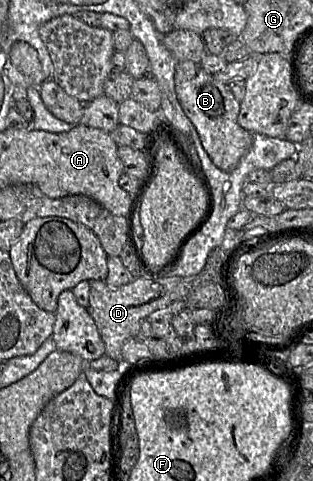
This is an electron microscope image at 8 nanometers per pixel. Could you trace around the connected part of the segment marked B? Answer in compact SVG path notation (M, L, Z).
M177 60L174 81L177 99L184 113L196 128L201 144L210 159L219 169L225 172L233 171L253 143L253 135L238 124L240 102L236 100L227 84L217 81L213 74L206 72L200 64L190 60Z

